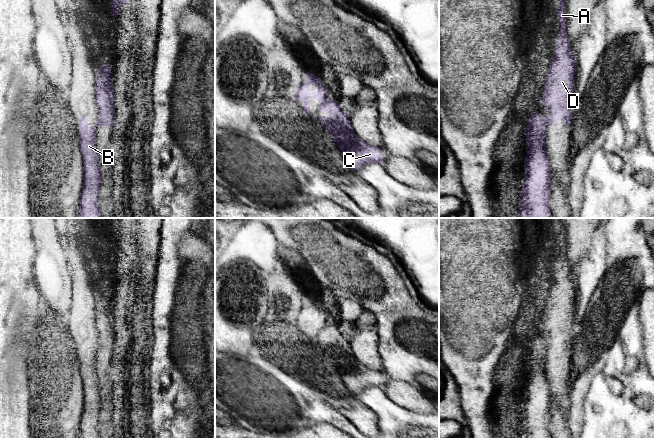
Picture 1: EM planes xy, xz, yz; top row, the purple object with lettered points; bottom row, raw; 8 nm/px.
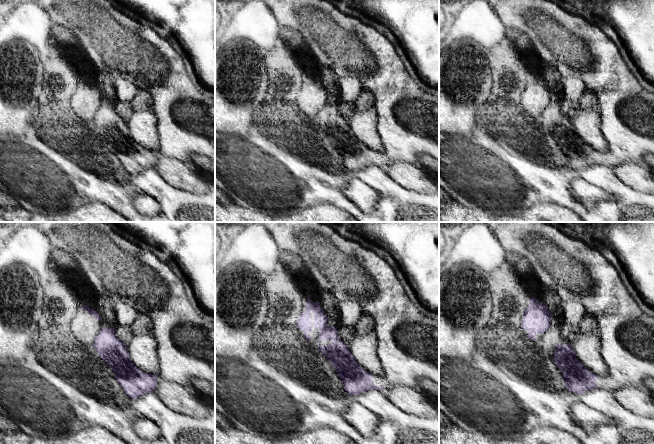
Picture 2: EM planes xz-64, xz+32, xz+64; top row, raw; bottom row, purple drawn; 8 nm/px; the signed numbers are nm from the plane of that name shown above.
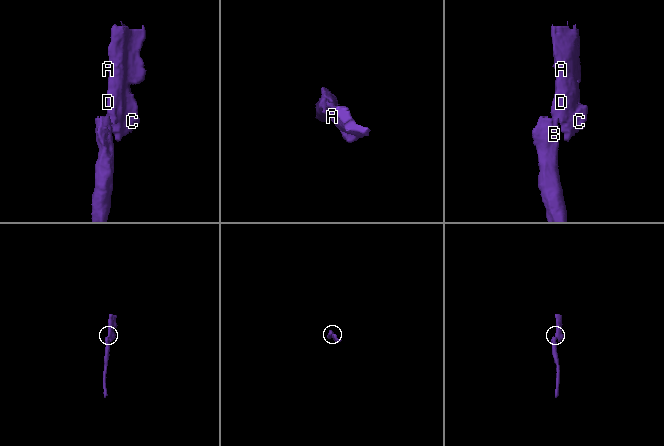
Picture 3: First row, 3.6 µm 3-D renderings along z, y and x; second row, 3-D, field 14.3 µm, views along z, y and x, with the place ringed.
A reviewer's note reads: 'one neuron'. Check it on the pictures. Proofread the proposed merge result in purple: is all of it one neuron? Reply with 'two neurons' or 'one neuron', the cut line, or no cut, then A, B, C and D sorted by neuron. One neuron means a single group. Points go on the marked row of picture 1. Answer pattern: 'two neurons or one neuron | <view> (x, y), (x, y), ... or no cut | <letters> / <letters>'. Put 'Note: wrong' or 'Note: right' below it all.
two neurons | xy (99, 116), (97, 125) | A C D / B
Note: wrong

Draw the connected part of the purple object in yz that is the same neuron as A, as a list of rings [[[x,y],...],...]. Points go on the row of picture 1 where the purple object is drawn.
[[[564,0],[558,8],[561,25],[555,42],[555,57],[550,63],[549,73],[543,89],[542,104],[549,112],[548,126],[556,126],[557,119],[562,124],[572,124],[571,100],[576,75],[576,61],[565,32],[566,8]]]

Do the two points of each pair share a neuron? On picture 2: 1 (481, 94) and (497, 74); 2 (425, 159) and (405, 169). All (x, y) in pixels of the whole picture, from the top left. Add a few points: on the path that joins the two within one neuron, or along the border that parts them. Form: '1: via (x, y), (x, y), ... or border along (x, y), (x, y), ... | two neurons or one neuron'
1: border along (490, 75), (493, 80) | two neurons
2: border along (421, 165), (428, 170) | two neurons

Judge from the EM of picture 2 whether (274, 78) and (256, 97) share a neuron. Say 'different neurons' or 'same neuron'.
different neurons

